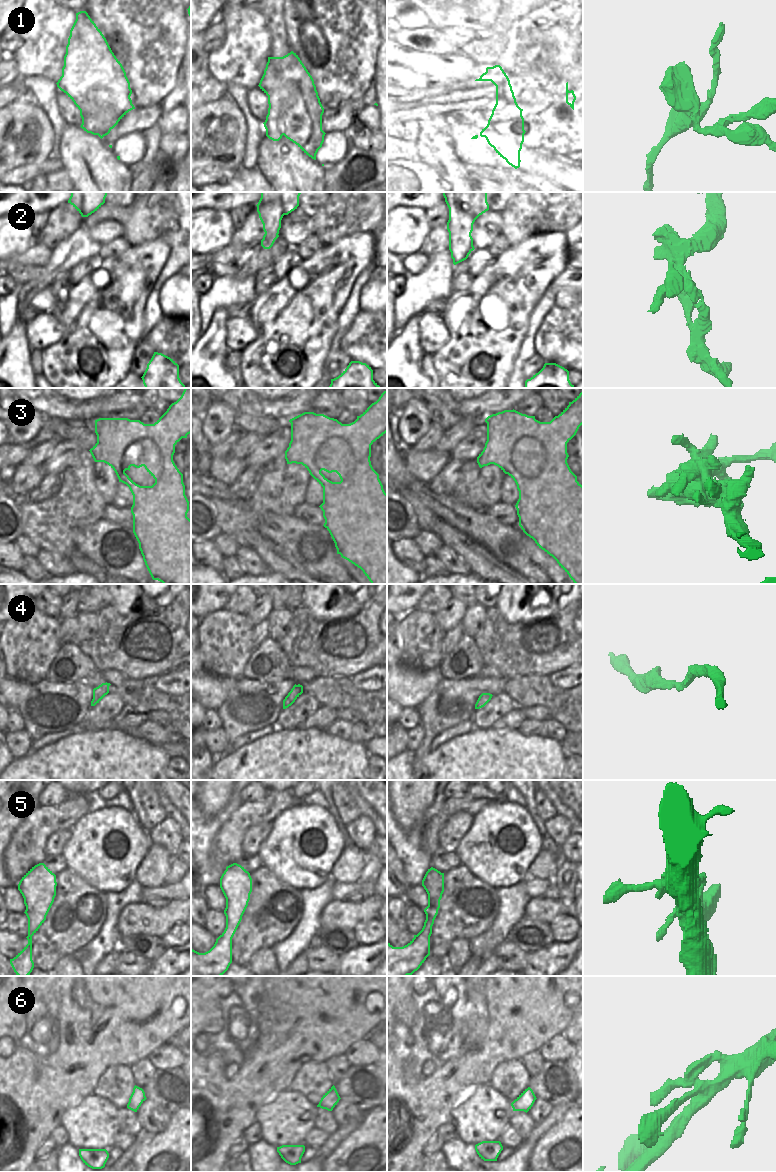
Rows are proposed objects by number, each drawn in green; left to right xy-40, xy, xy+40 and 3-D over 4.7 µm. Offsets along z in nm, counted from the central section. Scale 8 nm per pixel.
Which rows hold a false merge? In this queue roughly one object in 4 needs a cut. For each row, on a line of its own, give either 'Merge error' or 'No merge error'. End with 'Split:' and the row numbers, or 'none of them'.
1: Merge error
2: Merge error
3: No merge error
4: No merge error
5: No merge error
6: No merge error
Split: 1, 2.

